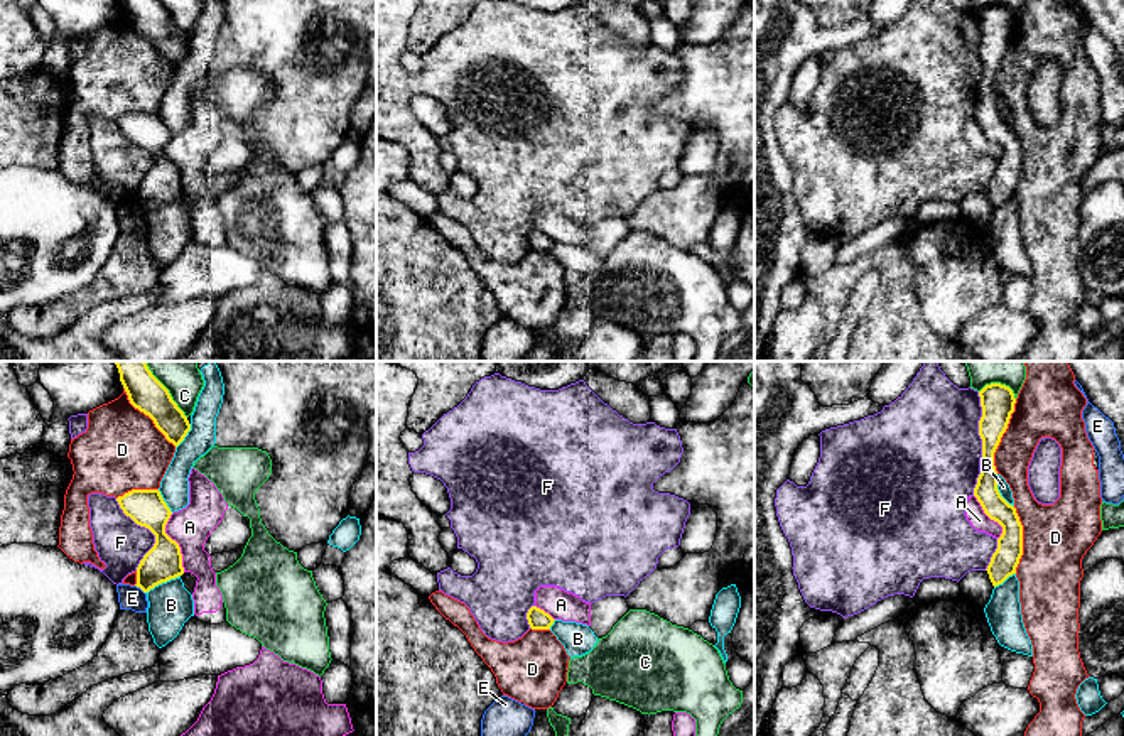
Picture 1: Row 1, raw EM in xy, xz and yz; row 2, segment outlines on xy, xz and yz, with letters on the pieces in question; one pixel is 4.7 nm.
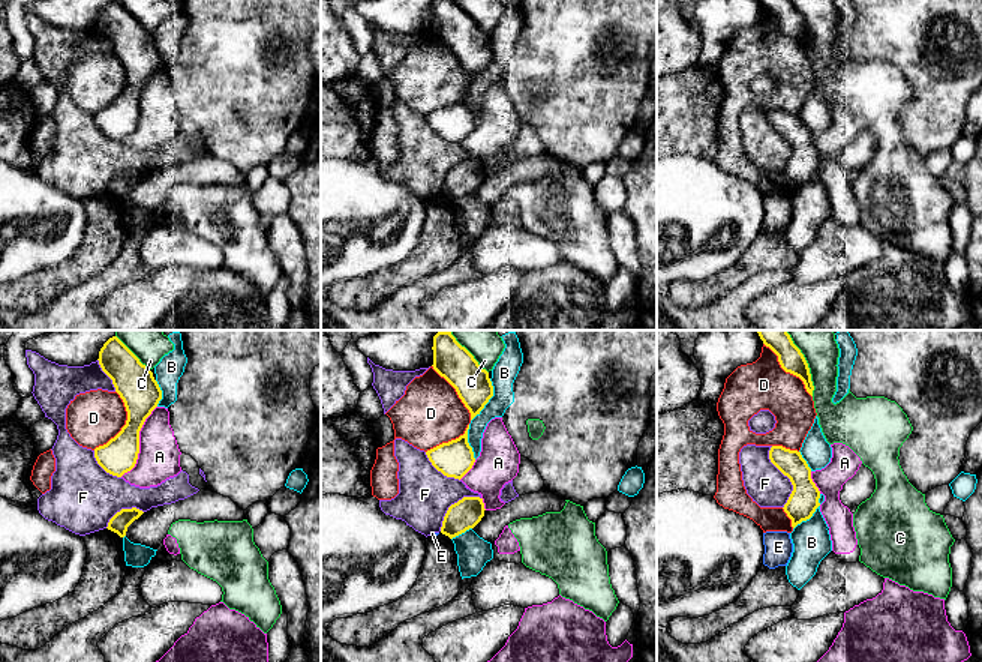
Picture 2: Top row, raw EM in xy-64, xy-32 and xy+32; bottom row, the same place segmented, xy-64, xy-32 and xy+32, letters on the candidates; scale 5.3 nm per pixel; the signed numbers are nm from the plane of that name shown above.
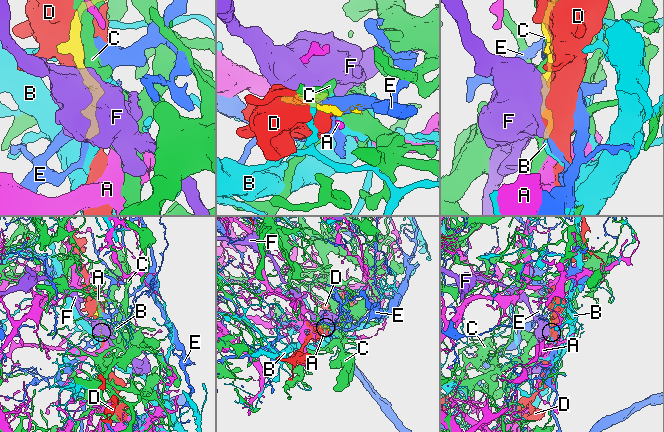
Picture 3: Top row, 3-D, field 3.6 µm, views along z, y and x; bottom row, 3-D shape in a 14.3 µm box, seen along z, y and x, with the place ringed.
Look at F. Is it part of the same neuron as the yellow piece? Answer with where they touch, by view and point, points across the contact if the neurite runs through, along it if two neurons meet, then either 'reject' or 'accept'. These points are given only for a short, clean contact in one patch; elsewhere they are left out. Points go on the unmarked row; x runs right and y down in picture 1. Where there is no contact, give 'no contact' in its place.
yz (983, 64) | reject

